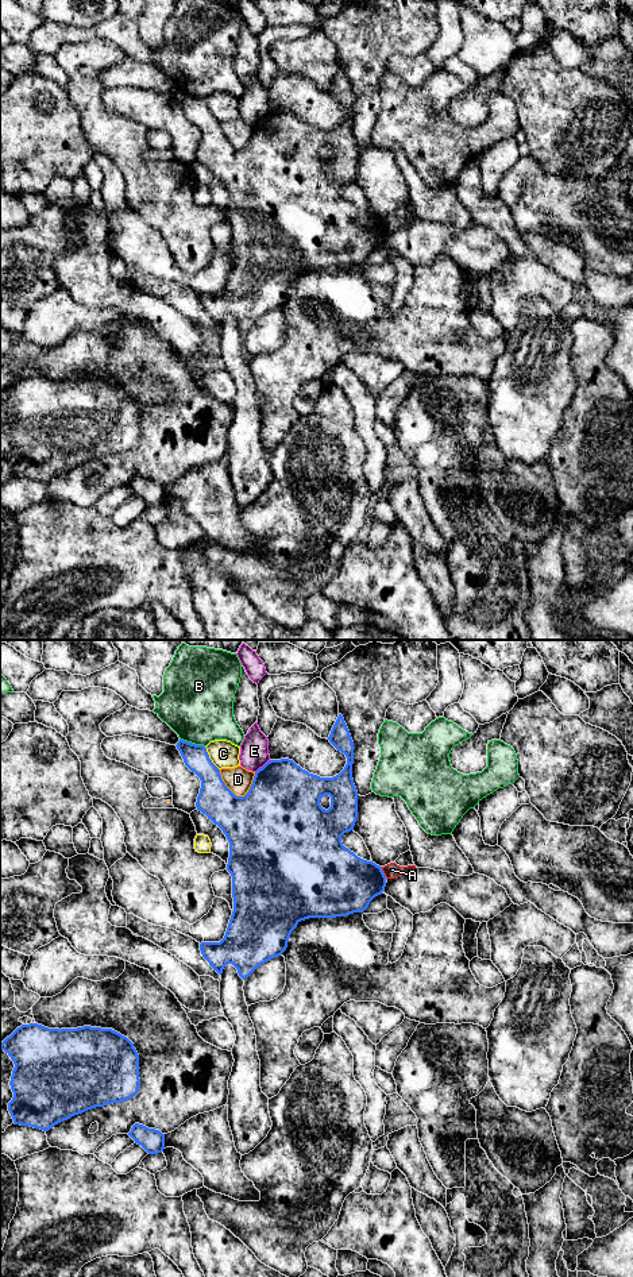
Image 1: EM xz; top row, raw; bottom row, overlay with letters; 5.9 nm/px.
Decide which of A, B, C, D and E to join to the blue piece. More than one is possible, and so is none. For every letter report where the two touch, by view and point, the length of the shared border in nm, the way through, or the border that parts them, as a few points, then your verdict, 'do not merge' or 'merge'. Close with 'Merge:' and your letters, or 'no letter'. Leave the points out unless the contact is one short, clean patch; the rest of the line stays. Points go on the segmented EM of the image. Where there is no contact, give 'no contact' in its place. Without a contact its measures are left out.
A: meets blue in xz at (382, 872); contact 80 nm long; border along xz (381, 867), (386, 878); do not merge
B: meets blue in xz at (190, 743); contact 160 nm long; do not merge
C: meets blue in xz at (209, 759); contact 170 nm long; do not merge
D: meets blue in xz at (238, 797); contact 220 nm long; do not merge
E: meets blue in xz at (263, 766); contact 120 nm long; do not merge
Merge: no letter

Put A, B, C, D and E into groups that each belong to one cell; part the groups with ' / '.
A / B / C / D / E

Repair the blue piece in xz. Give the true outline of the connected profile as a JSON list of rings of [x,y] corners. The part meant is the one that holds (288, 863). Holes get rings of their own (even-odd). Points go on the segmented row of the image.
[[[339,714],[329,742],[347,757],[344,769],[333,778],[309,773],[293,760],[270,760],[255,772],[252,784],[244,796],[236,796],[223,782],[220,769],[212,763],[207,748],[180,738],[180,751],[185,765],[201,780],[196,807],[225,834],[229,842],[227,871],[232,876],[233,911],[220,942],[201,942],[202,957],[219,975],[232,964],[244,980],[266,961],[281,956],[292,931],[301,921],[309,918],[336,918],[363,913],[370,902],[386,887],[382,867],[358,857],[341,842],[341,836],[354,830],[358,818],[358,791],[352,779],[354,741],[341,714]],[[323,796],[331,796],[331,807],[323,809]]]

